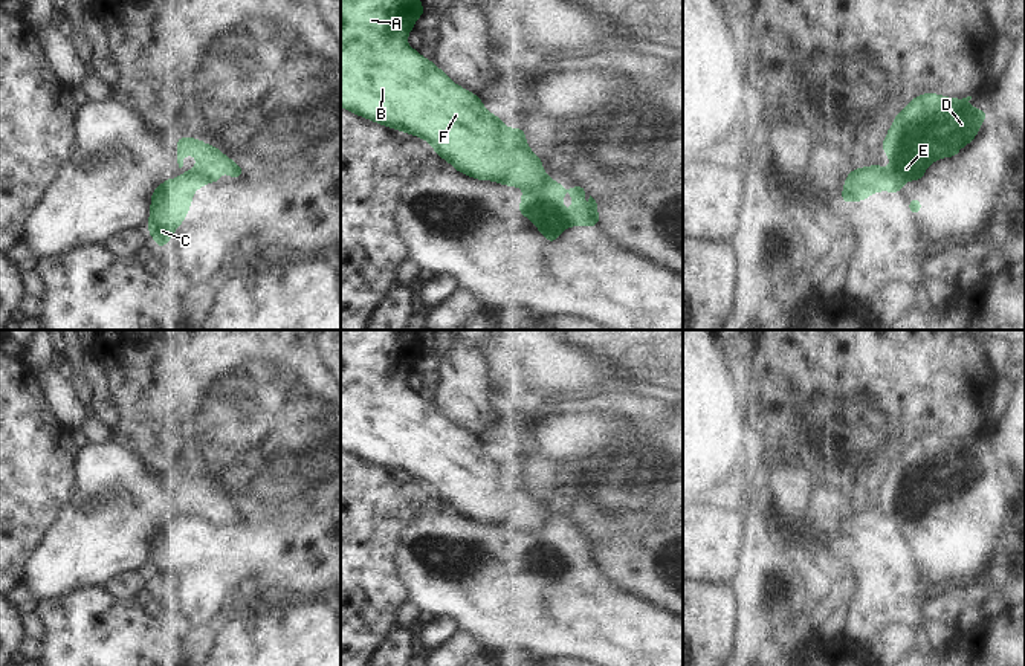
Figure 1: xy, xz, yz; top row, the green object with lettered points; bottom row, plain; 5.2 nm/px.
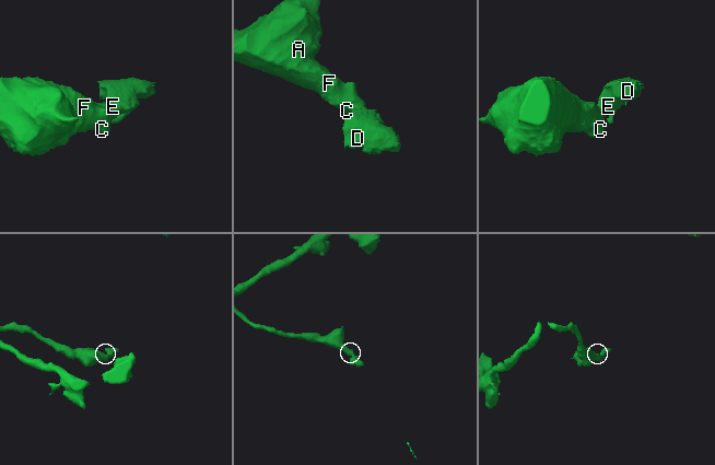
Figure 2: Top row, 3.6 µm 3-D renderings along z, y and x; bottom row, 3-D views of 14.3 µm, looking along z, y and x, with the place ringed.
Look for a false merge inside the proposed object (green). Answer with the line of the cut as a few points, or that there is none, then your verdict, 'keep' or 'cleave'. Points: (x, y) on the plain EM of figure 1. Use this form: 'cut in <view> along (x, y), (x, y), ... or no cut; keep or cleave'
cut in xz along (547, 521), (538, 530), (527, 532); cleave

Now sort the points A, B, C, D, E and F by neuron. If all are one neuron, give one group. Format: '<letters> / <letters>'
A B C F / D E

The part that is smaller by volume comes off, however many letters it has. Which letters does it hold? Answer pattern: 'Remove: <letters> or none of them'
Remove: D, E

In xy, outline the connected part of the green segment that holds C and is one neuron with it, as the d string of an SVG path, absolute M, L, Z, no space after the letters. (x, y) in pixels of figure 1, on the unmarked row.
M183 515L177 522L170 519L151 535L147 573L160 591L168 587L173 574L183 565L192 535L202 527L196 516Z

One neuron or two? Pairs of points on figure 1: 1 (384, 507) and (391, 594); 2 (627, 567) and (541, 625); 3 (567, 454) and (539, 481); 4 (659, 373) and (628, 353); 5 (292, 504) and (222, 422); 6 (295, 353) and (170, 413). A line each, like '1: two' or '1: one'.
1: one
2: two
3: two
4: one
5: one
6: one

